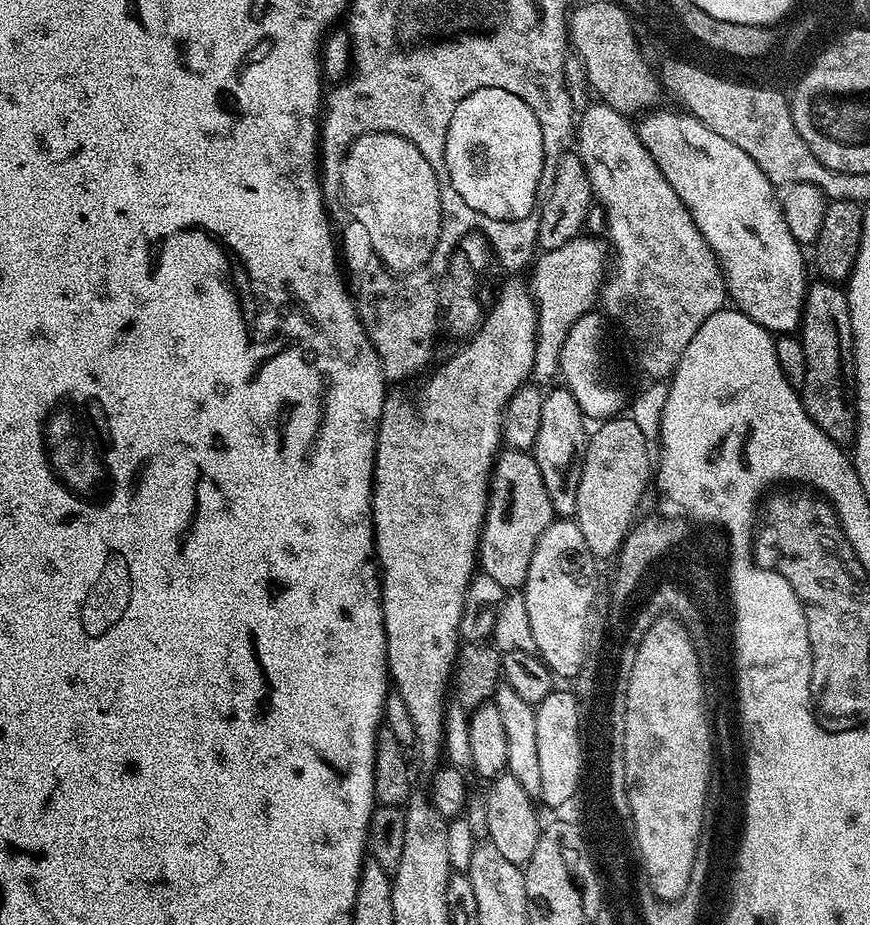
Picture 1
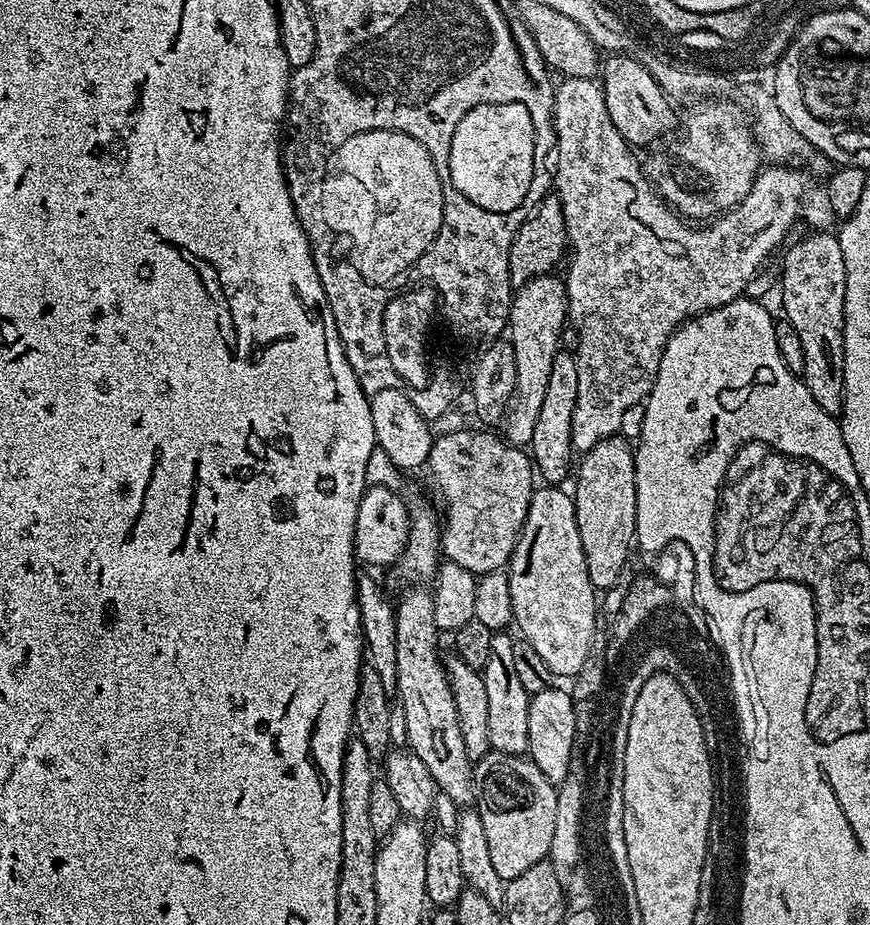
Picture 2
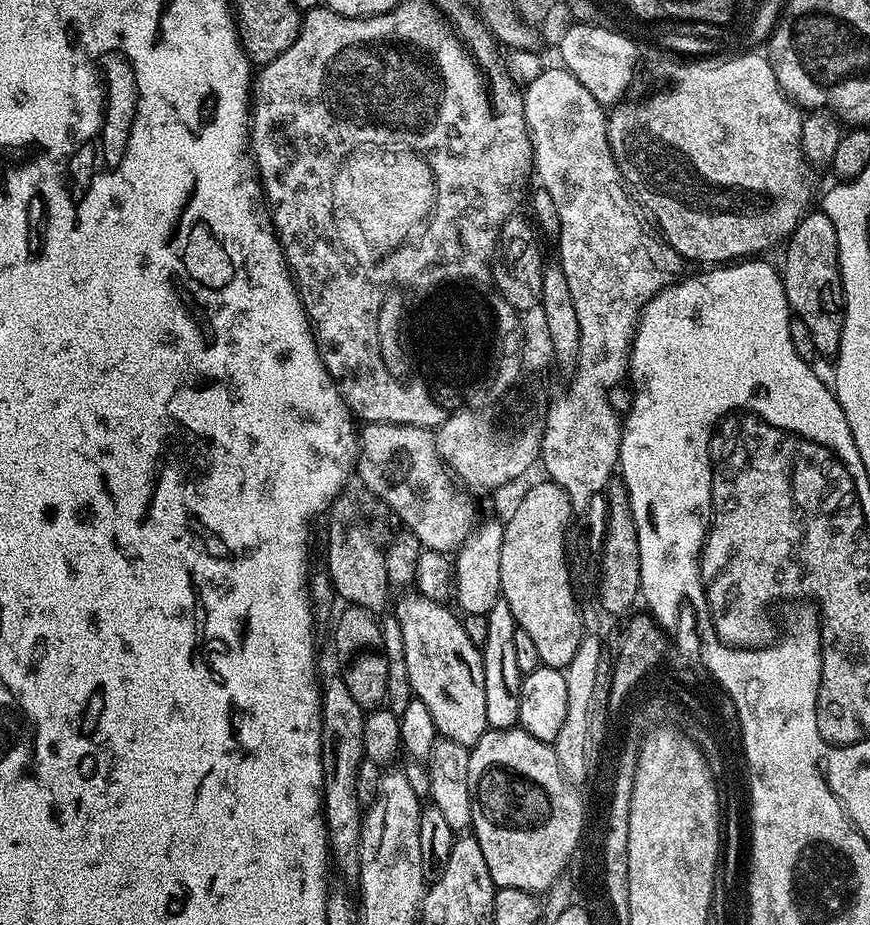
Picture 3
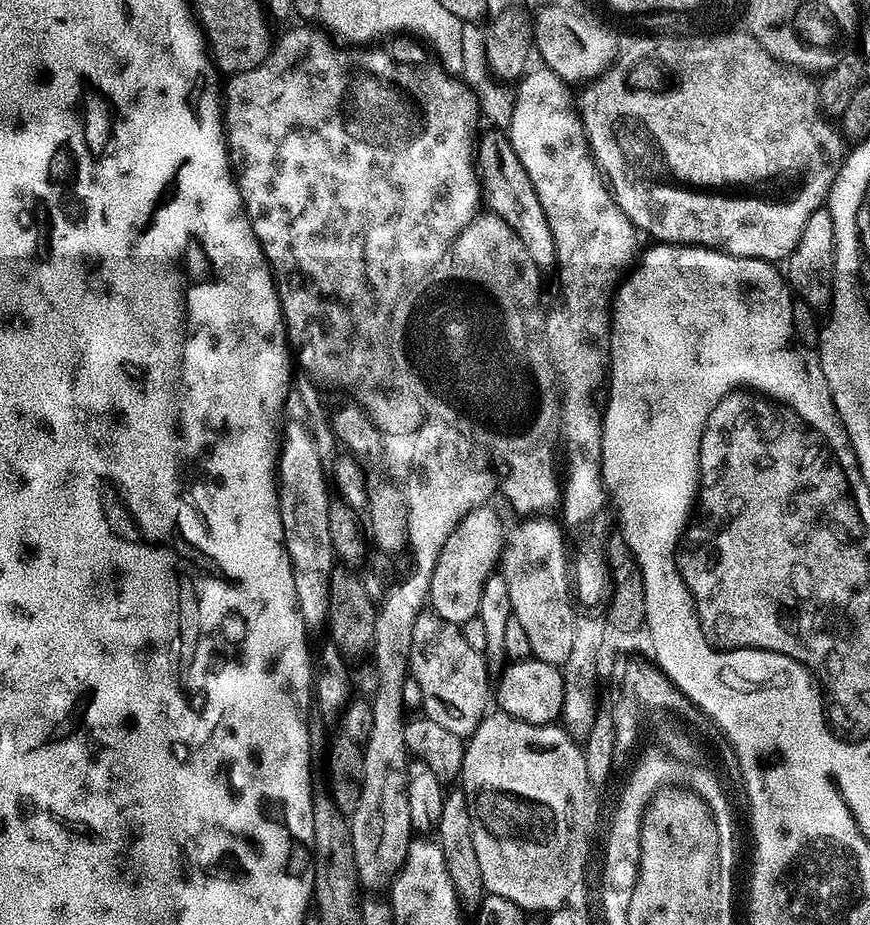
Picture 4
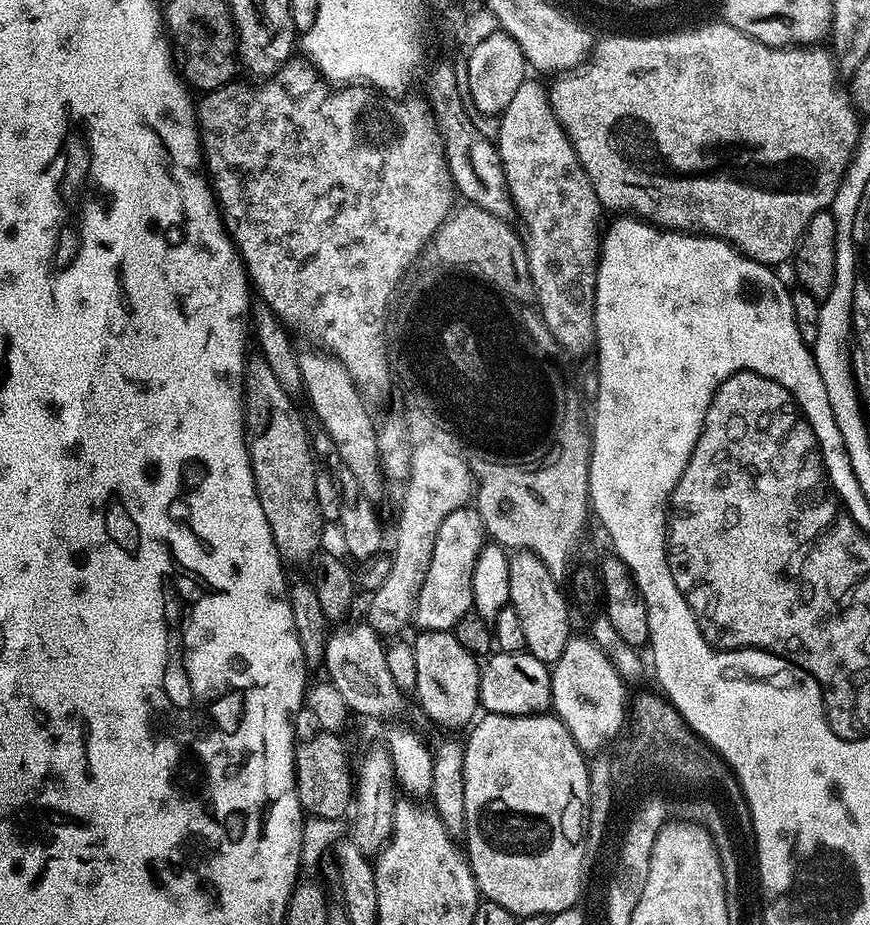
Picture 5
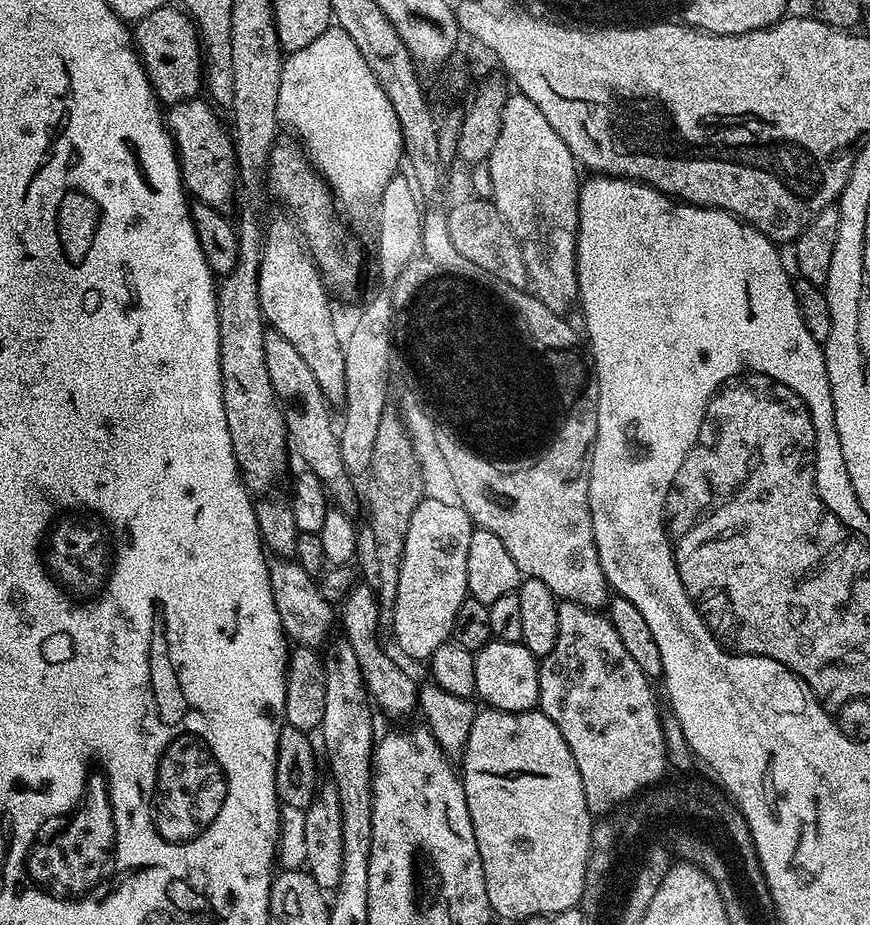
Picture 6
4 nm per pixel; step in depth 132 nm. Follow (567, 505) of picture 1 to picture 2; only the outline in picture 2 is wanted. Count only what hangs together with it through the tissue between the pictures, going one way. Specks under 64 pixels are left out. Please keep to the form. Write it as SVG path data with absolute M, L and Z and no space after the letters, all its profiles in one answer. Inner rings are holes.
M561 350L554 358L554 370L550 370L550 383L546 386L546 398L542 402L542 410L538 412L538 422L535 423L534 438L530 445L530 455L539 479L548 486L563 485L565 483L563 480L567 476L569 479L574 468L574 460L572 464L574 402L578 402L578 366L571 351Z

